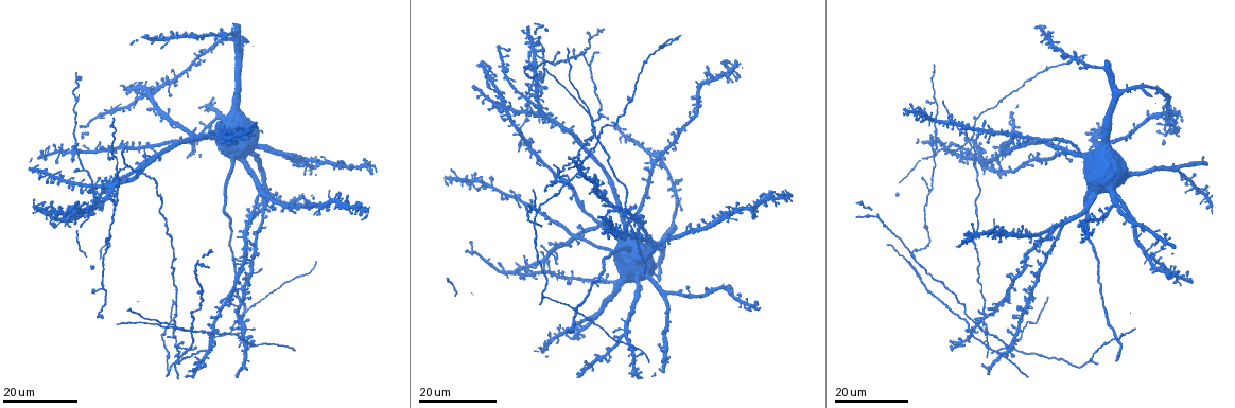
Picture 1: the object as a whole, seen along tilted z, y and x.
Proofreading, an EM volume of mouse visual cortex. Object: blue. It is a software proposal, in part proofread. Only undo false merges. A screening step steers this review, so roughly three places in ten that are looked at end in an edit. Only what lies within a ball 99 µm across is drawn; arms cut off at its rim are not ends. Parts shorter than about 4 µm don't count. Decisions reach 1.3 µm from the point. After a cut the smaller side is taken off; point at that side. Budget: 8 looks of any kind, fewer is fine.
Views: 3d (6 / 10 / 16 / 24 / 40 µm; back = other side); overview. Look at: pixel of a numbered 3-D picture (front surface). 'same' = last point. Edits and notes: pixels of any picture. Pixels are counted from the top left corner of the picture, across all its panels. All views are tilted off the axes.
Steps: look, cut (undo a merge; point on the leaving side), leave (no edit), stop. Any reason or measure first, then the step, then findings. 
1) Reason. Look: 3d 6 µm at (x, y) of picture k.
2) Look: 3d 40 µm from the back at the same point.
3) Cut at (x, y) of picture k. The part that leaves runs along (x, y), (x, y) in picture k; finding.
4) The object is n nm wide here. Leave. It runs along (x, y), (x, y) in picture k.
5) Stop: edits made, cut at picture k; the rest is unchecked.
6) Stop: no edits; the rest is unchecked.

Two arms in line, one across. Look: 3d 24 µm at (175, 325) of picture 1.

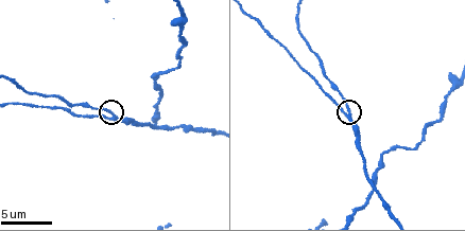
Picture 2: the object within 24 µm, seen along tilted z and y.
Closer look. Look: 3d 10 µm at (111, 115) of picture 2.

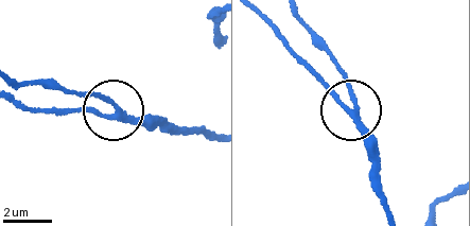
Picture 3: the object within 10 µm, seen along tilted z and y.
Look: 3d 6 µm at (119, 111) of picture 3.

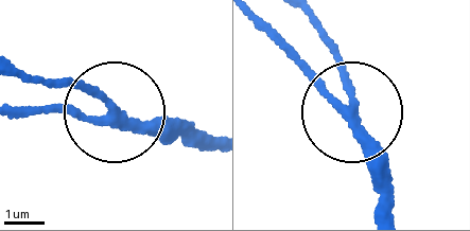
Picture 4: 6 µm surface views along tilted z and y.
3 arms meet here. Leave. All the same neuron.

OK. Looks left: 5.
Three-way junction. Look: 3d 16 µm at (874, 214) of picture 1.

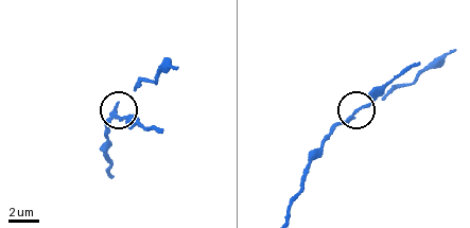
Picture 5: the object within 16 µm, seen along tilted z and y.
Look: 3d 10 µm at (119, 118) of picture 5.

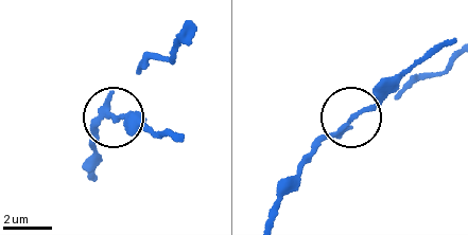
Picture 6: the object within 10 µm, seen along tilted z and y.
Cut at (365, 107) of picture 6. The part that leaves runs along (339, 130), (451, 41) in picture 6; a second neuron is stuck on.

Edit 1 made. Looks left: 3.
Look: overview.

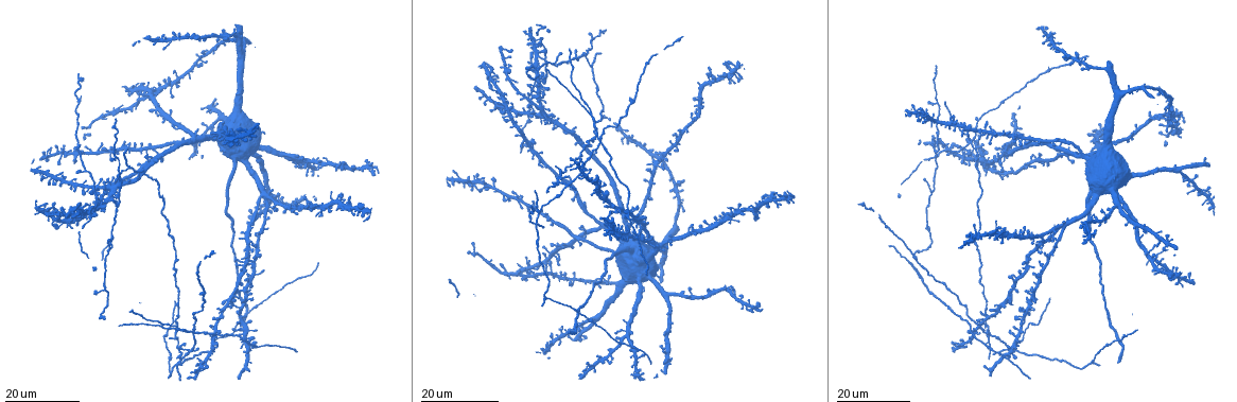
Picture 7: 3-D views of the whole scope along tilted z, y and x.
Looks like a crossing. Look: 3d 24 µm at (90, 206) of picture 7.

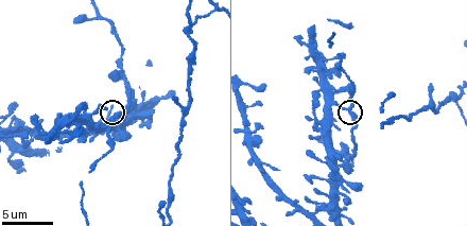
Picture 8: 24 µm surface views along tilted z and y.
Look: 3d 6 µm at (112, 117) of picture 8.

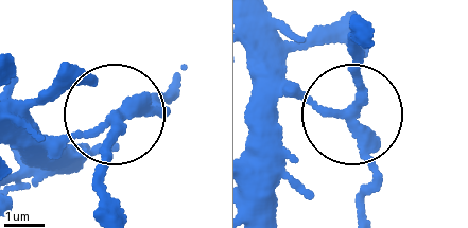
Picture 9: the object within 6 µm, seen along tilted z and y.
Cut at (167, 110) of picture 9. The part that leaves runs along (123, 115), (158, 112), (169, 94) in picture 9; two neurons meet here.

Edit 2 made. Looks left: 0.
Stop: edits made, cut at picture 6, cut at picture 9; the rest is unchecked.

